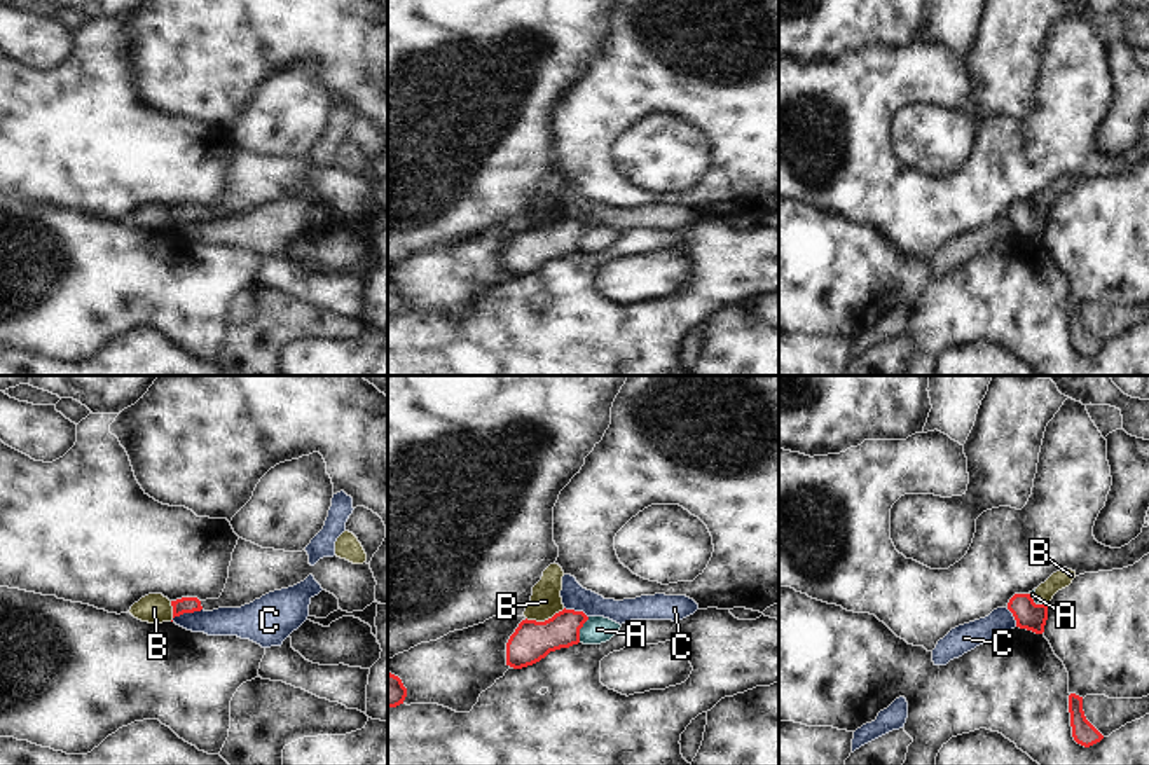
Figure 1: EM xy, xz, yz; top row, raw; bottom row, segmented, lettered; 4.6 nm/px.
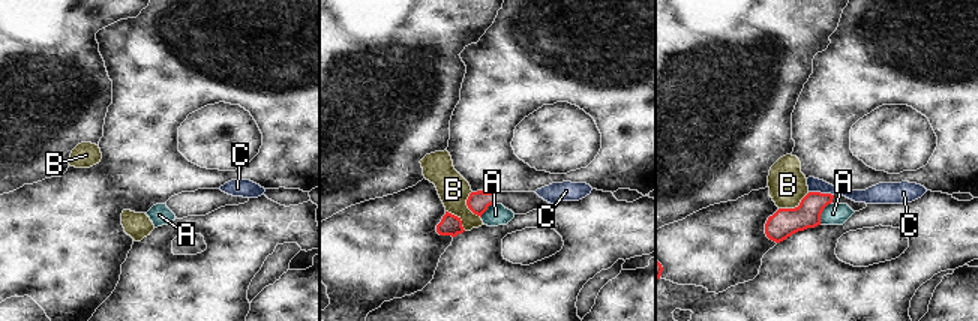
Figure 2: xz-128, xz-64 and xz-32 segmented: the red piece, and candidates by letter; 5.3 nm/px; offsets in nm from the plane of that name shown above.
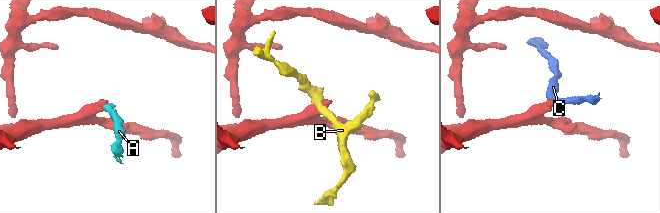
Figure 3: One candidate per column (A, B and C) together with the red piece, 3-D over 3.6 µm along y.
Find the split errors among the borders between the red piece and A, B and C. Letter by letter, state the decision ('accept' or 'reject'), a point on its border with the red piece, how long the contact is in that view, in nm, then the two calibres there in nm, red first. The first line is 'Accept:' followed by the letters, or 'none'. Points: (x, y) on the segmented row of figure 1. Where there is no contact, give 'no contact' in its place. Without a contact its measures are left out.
Accept: none
A: reject; meets red in xz at (580, 627); contact 130 nm long; 190 nm thick on the red side, 130 nm on the other
B: reject; meets red in xz at (545, 620); contact 190 nm long; 190 nm thick on the red side, 140 nm on the other
C: reject; meets red in xy at (185, 612); contact 160 nm long; 80 nm thick on the red side, 130 nm on the other

